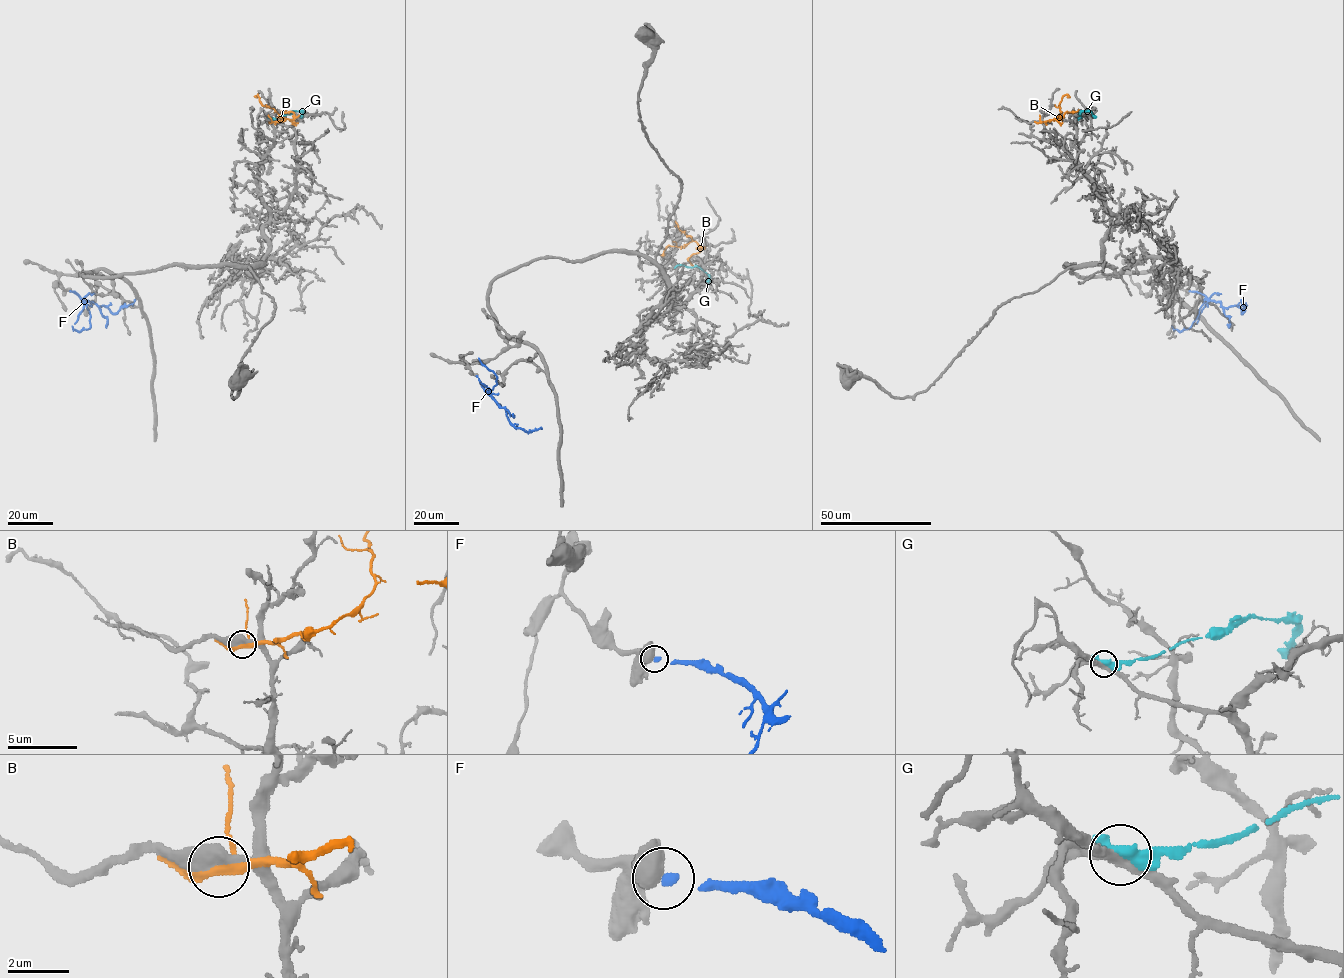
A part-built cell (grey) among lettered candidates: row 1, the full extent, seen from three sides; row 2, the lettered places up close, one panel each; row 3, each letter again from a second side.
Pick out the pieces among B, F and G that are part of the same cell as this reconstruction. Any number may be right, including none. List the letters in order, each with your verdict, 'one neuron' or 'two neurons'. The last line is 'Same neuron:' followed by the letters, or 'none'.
B: two neurons
F: two neurons
G: two neurons
Same neuron: none

